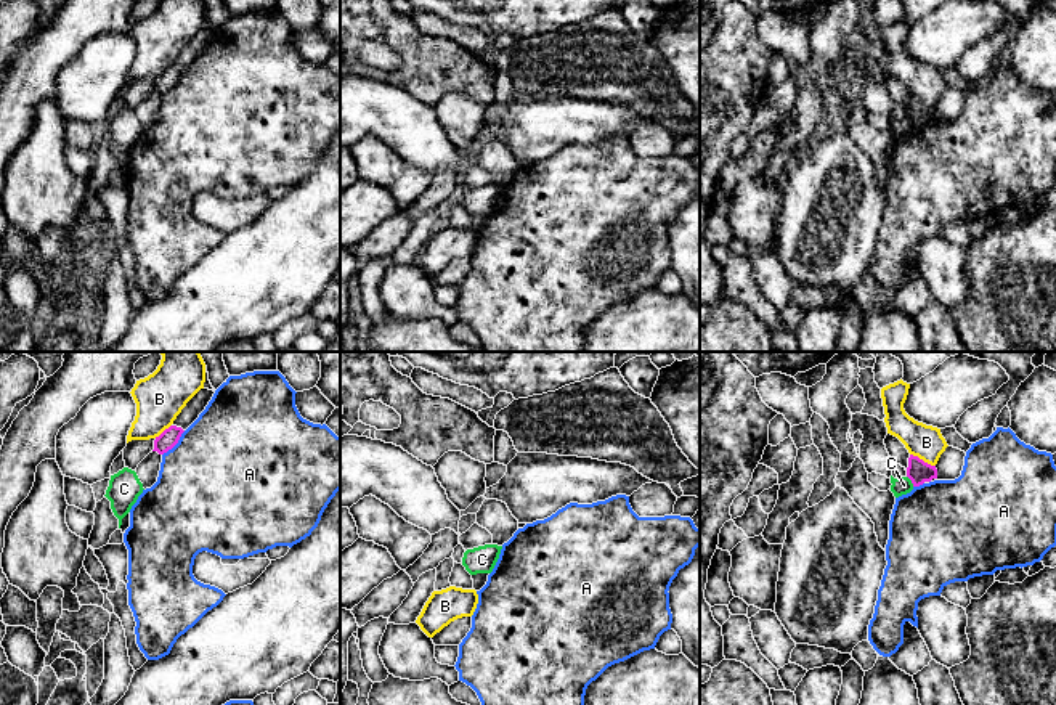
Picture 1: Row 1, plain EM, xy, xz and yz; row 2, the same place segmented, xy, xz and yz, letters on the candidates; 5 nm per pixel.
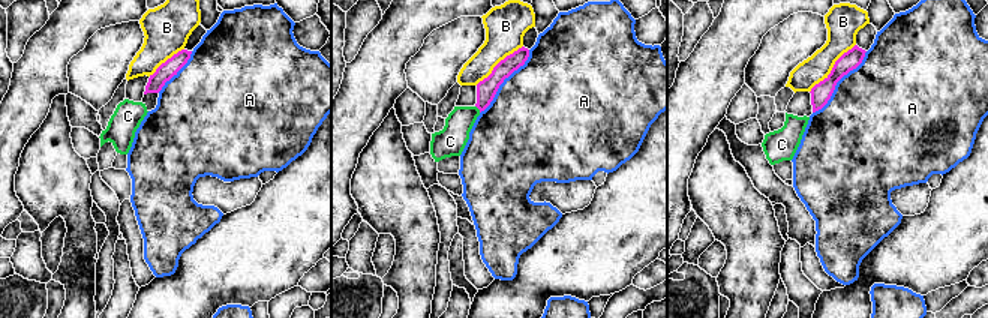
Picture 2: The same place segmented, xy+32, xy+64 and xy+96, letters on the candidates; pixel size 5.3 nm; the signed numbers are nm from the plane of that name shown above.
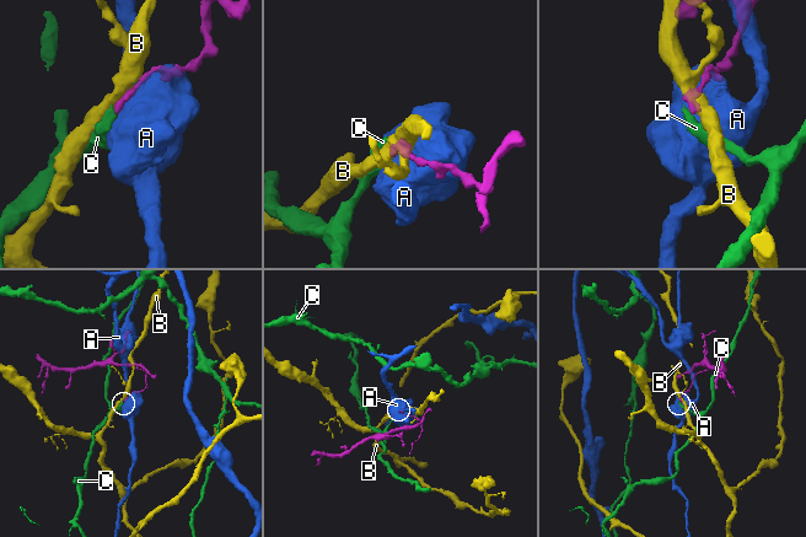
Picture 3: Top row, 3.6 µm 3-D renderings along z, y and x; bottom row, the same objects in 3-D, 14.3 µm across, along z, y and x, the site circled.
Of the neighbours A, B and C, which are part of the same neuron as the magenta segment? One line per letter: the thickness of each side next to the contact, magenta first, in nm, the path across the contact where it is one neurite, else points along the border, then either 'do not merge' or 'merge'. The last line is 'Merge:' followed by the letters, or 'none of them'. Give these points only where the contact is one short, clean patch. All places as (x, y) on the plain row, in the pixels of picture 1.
A: 90 nm thick on the magenta side, 500 nm on the other; do not merge
B: 120 nm thick on the magenta side, 170 nm on the other; border along yz (910, 93), (934, 106); do not merge
C: 120 nm thick on the magenta side, 90 nm on the other; border along yz (907, 116), (913, 126); do not merge
Merge: none of them

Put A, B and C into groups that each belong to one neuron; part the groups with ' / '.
A / B / C

